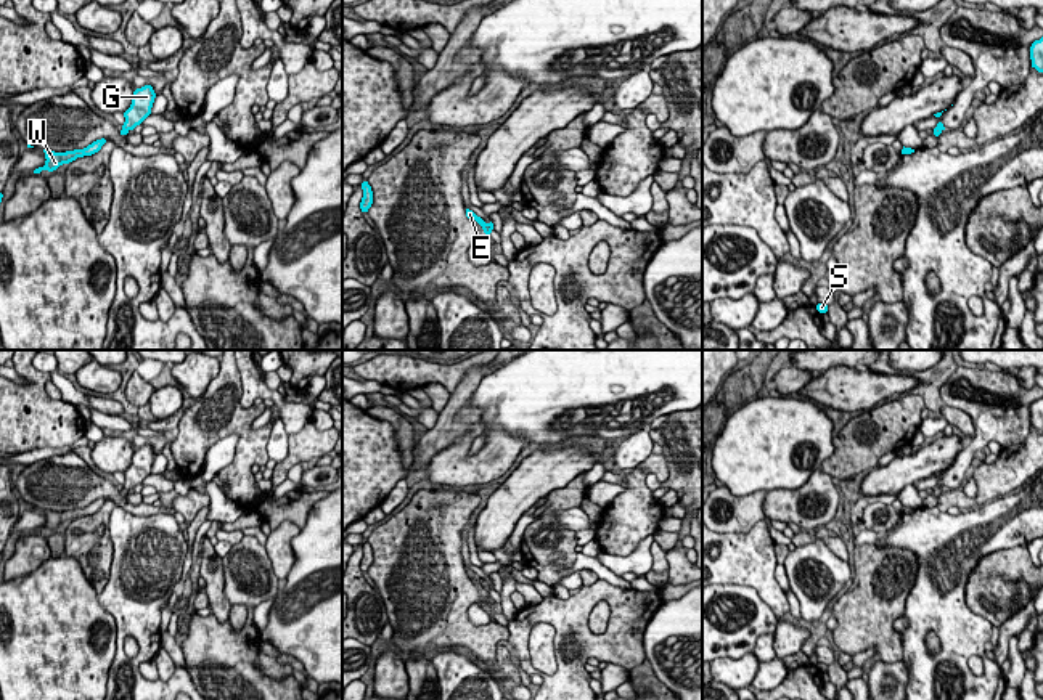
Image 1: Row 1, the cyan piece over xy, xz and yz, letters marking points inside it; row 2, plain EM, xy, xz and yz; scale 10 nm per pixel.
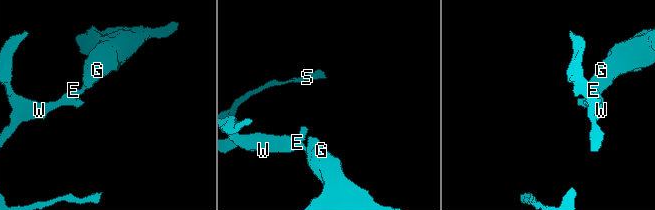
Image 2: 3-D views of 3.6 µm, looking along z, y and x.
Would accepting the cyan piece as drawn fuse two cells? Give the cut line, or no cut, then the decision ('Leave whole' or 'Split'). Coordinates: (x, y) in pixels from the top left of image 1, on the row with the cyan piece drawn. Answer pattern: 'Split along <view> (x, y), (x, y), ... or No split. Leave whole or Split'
No split. Leave whole

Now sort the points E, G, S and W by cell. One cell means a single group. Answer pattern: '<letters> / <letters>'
E G S W

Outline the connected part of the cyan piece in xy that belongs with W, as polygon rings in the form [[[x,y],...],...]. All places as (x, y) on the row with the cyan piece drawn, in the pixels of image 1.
[[[101,138],[101,140],[93,141],[92,144],[88,144],[84,149],[74,149],[74,151],[66,151],[66,153],[55,153],[55,151],[43,149],[45,159],[47,159],[45,165],[35,169],[34,173],[40,173],[42,170],[53,172],[59,165],[69,164],[69,162],[76,161],[77,157],[92,156],[92,154],[98,153],[104,143],[106,143],[106,140]]]

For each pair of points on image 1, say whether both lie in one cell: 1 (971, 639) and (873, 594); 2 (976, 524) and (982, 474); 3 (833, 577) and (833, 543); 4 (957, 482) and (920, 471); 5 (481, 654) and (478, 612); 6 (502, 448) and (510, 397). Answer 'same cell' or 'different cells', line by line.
1: different cells
2: different cells
3: different cells
4: different cells
5: different cells
6: different cells

